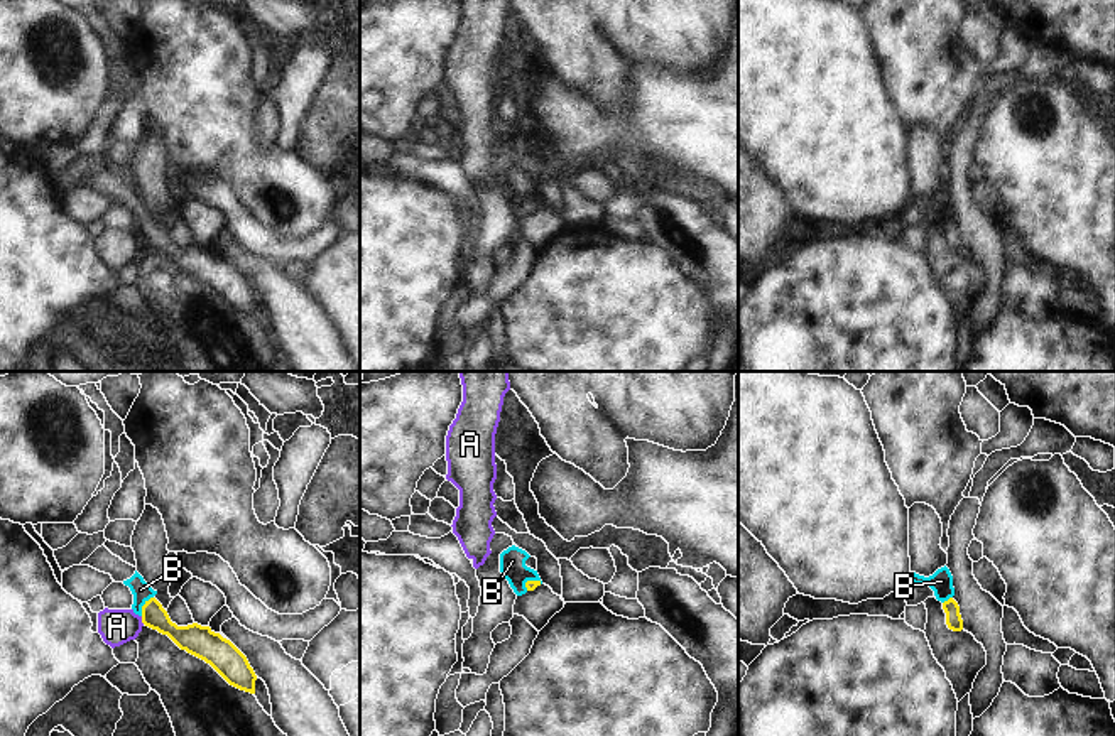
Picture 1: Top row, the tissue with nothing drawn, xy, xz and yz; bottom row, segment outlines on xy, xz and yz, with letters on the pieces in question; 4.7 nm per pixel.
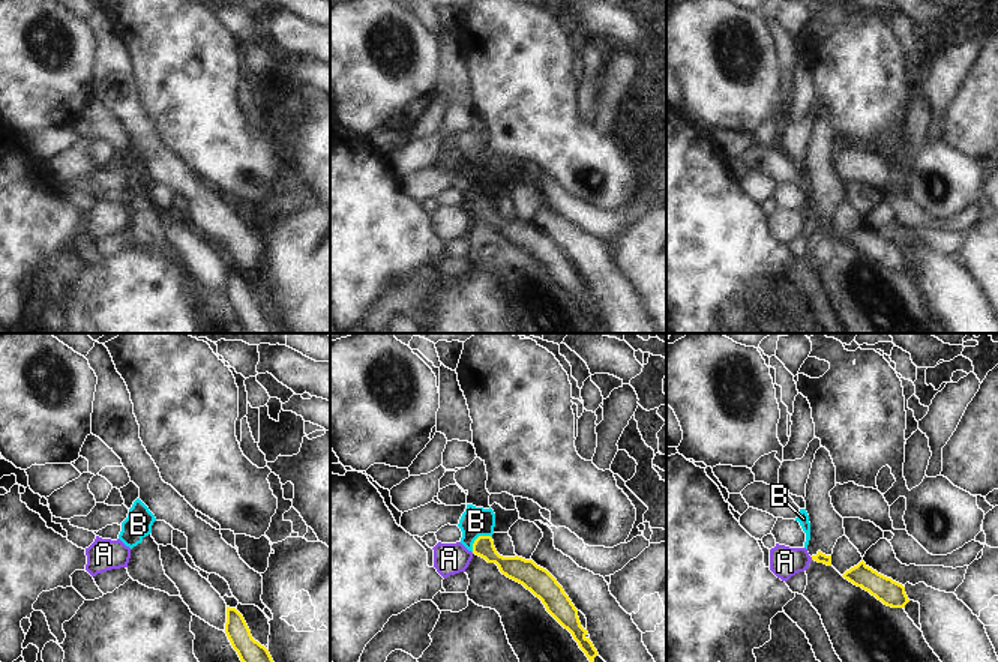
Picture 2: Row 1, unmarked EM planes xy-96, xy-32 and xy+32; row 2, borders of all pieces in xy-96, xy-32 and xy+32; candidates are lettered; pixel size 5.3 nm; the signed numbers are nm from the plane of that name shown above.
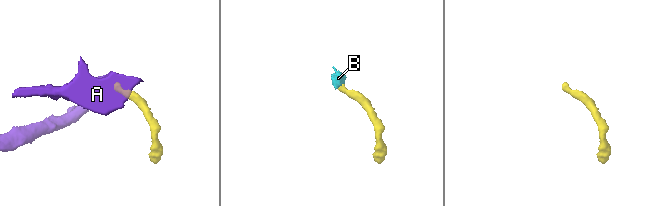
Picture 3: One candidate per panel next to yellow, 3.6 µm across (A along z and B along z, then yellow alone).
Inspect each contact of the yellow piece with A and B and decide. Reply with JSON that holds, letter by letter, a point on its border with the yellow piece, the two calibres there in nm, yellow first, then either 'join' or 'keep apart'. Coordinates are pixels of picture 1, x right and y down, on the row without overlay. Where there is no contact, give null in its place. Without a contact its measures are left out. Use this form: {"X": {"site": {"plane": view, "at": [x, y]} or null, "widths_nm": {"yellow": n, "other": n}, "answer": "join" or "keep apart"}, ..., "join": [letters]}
{"A": {"site": {"plane": "xy", "at": [142, 242]}, "widths_nm": {"yellow": 130, "other": 170}, "answer": "keep apart"}, "B": {"site": {"plane": "xy", "at": [142, 228]}, "widths_nm": {"yellow": 120, "other": 90}, "answer": "join"}, "join": ["B"]}

